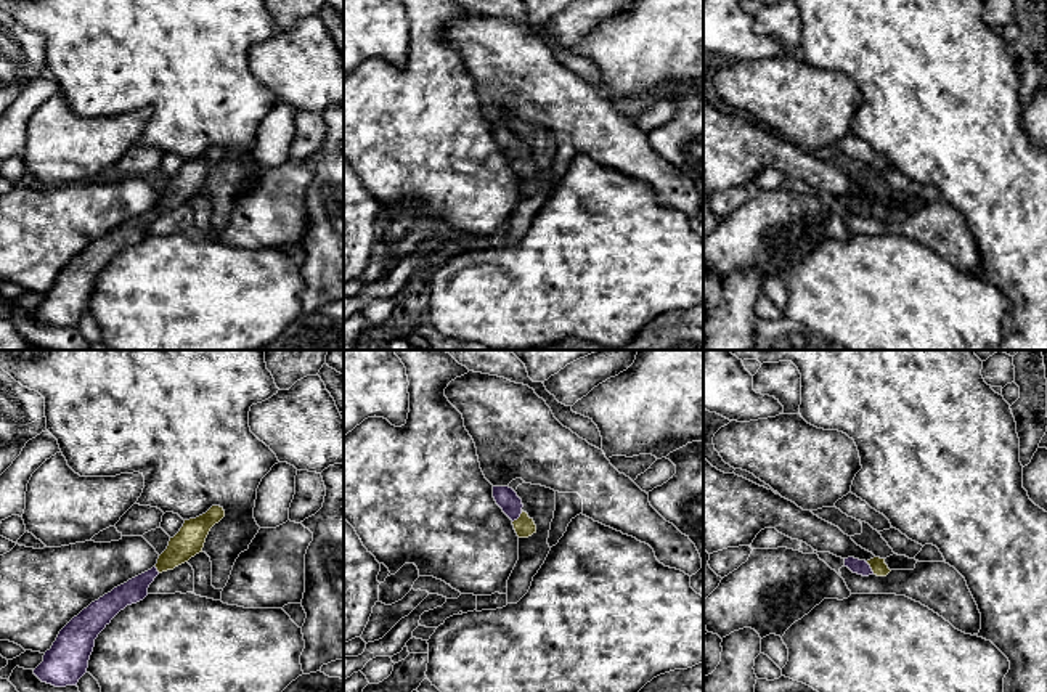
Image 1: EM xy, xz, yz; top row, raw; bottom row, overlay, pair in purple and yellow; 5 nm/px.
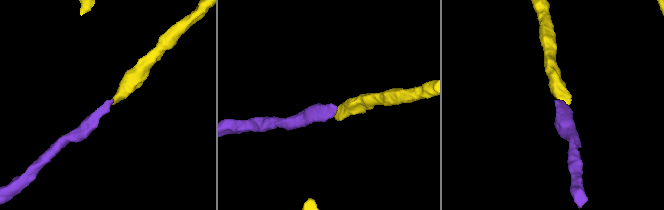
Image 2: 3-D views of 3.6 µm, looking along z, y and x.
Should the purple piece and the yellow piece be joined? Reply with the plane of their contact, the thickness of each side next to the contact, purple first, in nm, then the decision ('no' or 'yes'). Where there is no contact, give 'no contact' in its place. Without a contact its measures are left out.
xz | 110/100 nm | yes

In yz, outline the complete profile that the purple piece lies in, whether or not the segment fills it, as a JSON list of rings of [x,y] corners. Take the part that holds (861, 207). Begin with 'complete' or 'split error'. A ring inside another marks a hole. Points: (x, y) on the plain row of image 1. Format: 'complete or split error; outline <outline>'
split error; outline [[[854,197],[845,199],[845,207],[848,207],[853,214],[869,217],[869,215],[877,215],[877,217],[886,217],[891,210],[885,204],[885,199],[874,197],[870,201],[859,201]]]

